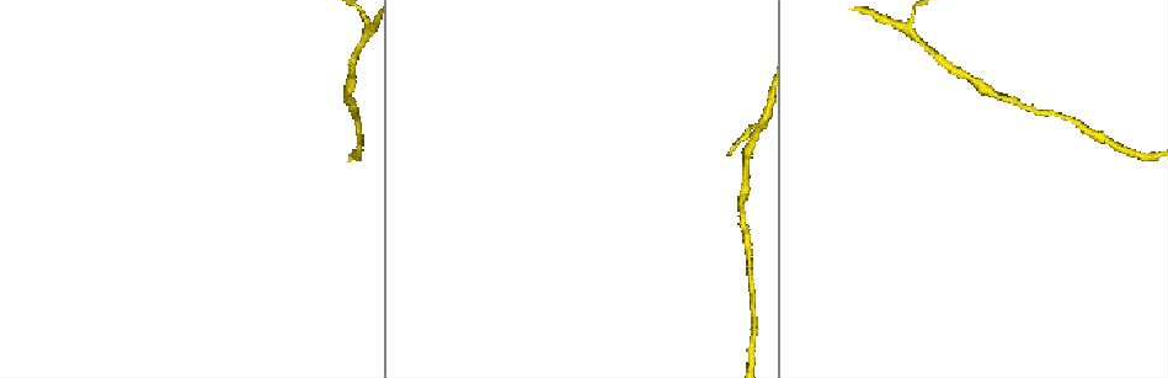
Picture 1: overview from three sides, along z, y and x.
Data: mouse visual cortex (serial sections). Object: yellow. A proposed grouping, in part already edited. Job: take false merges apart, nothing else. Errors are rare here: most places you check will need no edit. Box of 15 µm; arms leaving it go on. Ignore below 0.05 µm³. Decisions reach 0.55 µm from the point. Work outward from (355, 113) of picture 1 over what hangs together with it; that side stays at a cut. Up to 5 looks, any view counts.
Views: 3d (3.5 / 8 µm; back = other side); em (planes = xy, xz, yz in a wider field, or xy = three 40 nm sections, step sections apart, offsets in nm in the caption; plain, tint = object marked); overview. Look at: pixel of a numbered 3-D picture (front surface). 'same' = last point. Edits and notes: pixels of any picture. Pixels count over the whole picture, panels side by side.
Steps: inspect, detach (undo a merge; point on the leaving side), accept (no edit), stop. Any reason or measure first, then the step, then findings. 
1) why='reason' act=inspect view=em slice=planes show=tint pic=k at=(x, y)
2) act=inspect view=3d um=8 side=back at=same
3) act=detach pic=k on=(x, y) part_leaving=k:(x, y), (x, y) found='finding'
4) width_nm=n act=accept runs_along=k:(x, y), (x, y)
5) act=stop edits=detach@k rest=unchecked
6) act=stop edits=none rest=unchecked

why='sudden change in width' act=inspect view=3d um=3.5 pic=1 at=(741, 214)

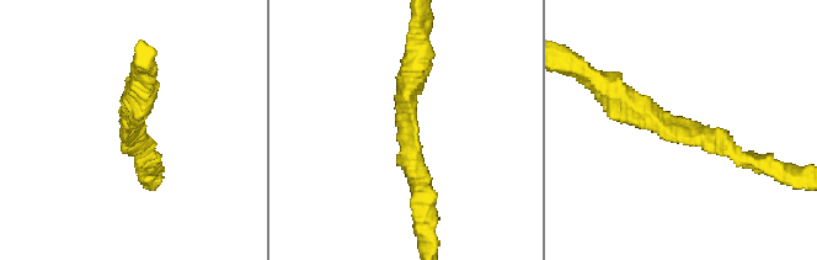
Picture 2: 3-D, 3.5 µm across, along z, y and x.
arm_widths_nm=200,300 act=inspect view=em slice=planes show=tint pic=2 at=(127, 132)

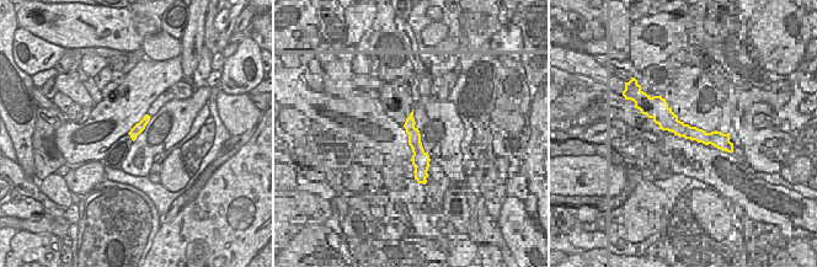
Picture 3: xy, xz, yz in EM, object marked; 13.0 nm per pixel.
act=accept runs_along=2:(747, 162), (614, 94) found='continuous, no second cell'

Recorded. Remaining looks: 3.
why='three arms meet' act=inspect view=3d um=3.5 pic=1 at=(757, 124)

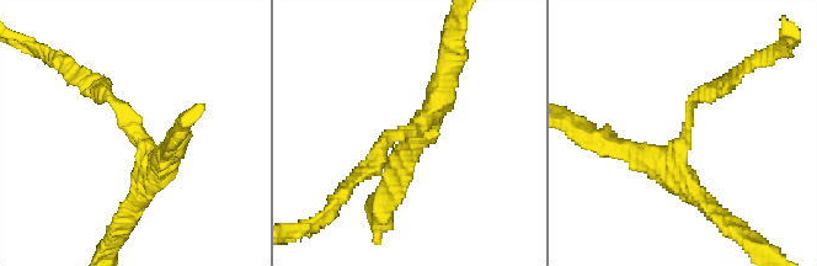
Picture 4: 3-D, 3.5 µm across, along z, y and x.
arms=3 arm_widths_nm=150,250,300 act=inspect view=em slice=xy step=2 show=tint pic=4 at=(684, 142)

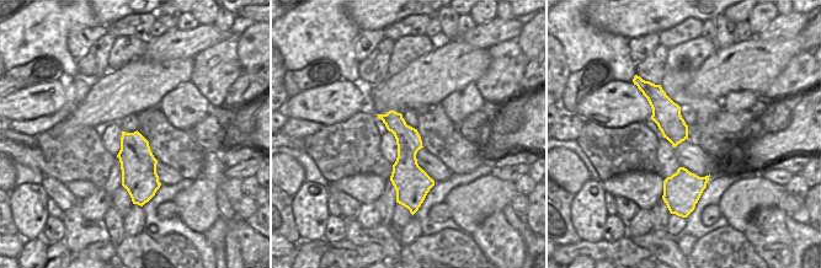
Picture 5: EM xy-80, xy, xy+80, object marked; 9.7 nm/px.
act=accept runs_along=4:(138, 201), (153, 155), (100, 91) found='continuous, no second cell'

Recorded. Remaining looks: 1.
act=stop edits=none rest=unchecked

